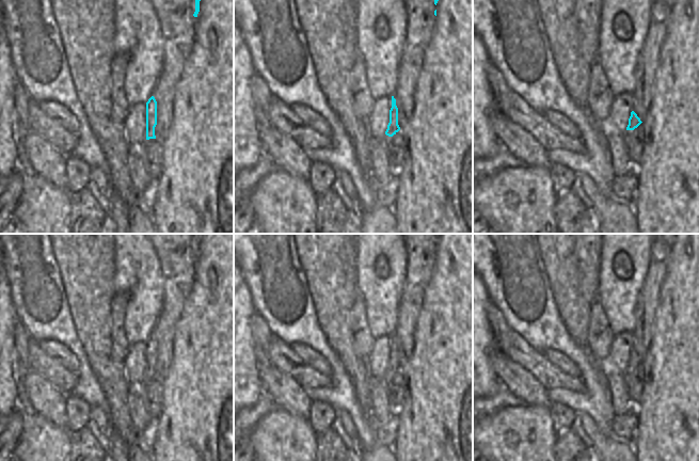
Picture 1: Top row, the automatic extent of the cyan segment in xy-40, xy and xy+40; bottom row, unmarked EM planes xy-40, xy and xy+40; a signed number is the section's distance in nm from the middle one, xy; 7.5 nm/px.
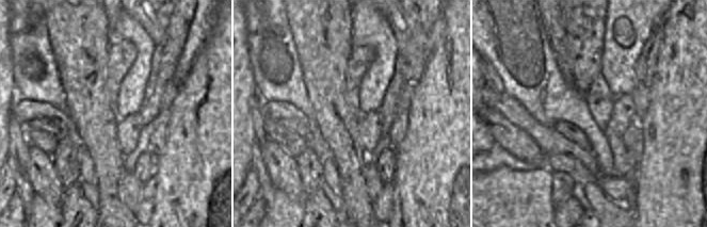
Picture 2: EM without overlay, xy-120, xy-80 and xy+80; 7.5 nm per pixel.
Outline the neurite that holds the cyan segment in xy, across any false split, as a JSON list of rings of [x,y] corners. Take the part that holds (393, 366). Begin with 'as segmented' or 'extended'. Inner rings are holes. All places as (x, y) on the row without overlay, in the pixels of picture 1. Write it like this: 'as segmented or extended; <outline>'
as segmented; [[[392,335],[392,347],[390,349],[390,362],[387,364],[387,368],[385,373],[388,376],[393,376],[400,369],[398,364],[398,347],[396,345],[396,338]]]

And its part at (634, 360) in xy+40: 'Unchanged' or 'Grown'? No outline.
Unchanged.

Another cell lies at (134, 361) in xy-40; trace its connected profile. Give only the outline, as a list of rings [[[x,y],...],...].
[[[139,341],[129,349],[123,359],[125,375],[130,384],[144,384],[146,379],[146,341]]]

